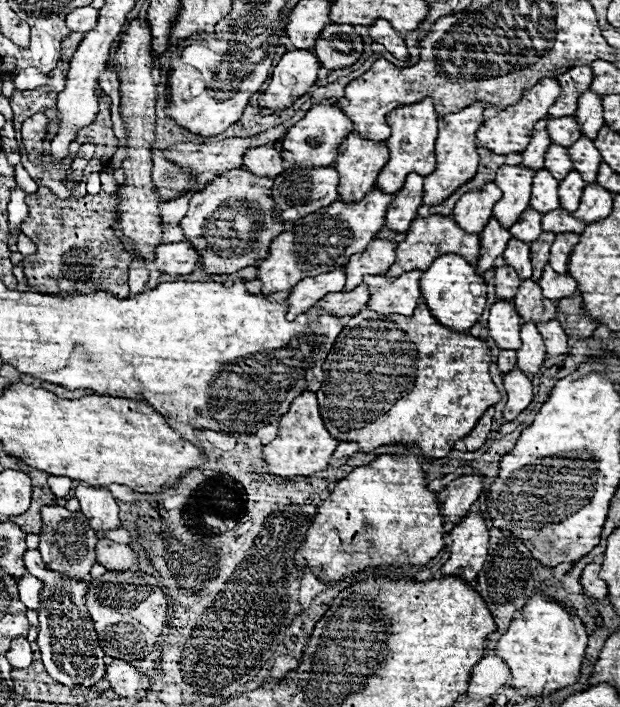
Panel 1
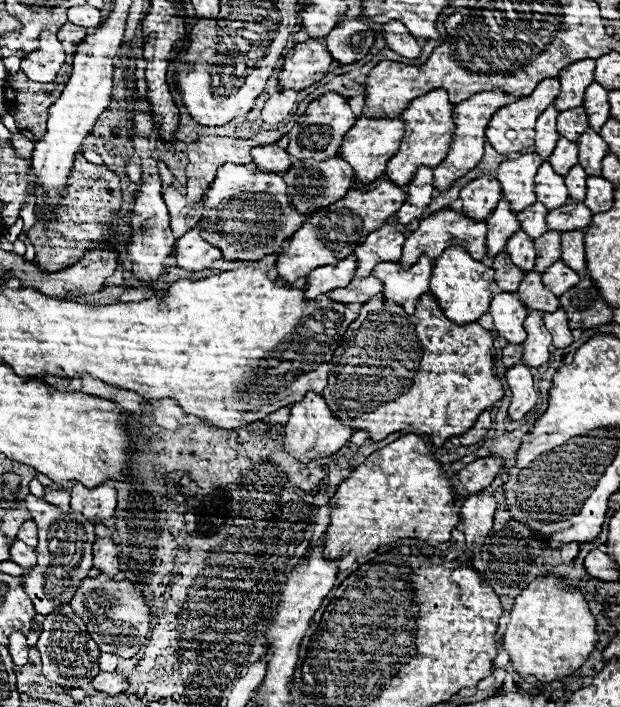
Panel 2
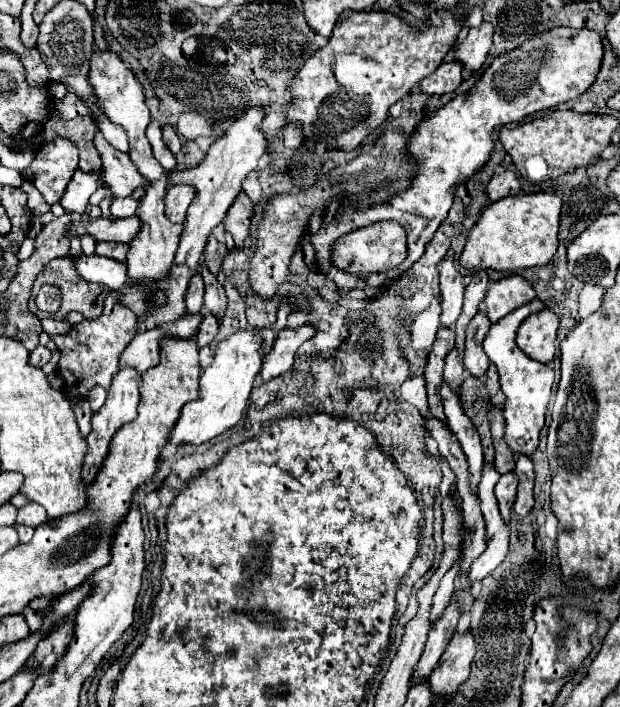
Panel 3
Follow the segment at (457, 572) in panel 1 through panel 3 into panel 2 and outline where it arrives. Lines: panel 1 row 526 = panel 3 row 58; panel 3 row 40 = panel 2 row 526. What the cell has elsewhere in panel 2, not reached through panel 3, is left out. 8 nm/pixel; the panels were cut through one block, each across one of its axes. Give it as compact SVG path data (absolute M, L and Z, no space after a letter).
M474 494L462 502L460 510L460 524L464 526L464 542L466 542L466 552L480 550L488 532L492 530L494 522L494 512L496 512L496 500L490 494Z

